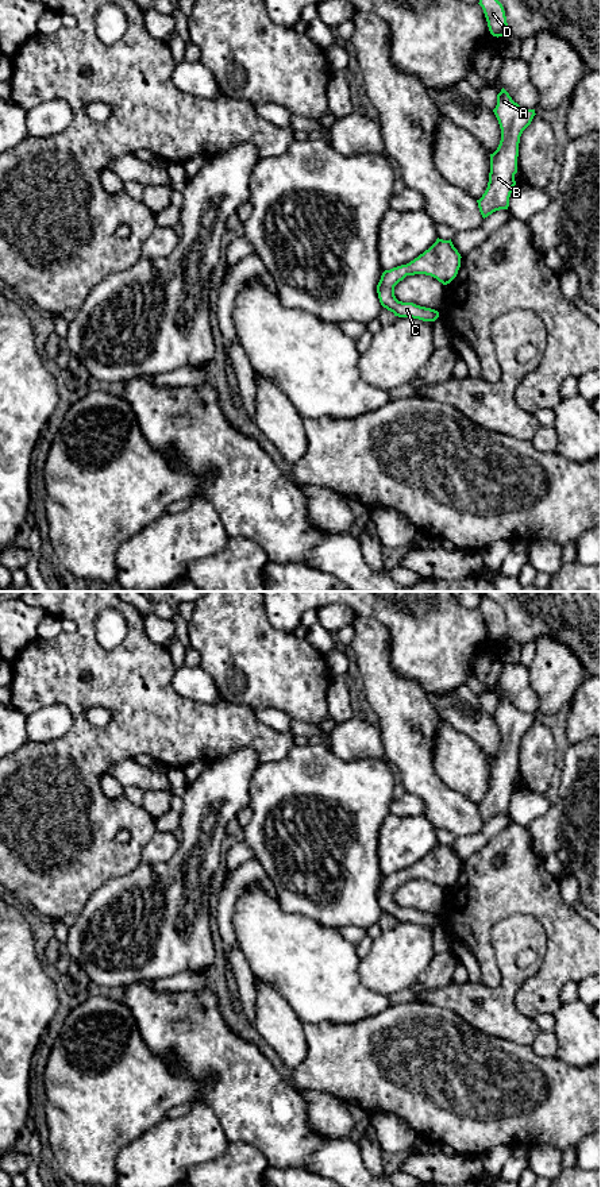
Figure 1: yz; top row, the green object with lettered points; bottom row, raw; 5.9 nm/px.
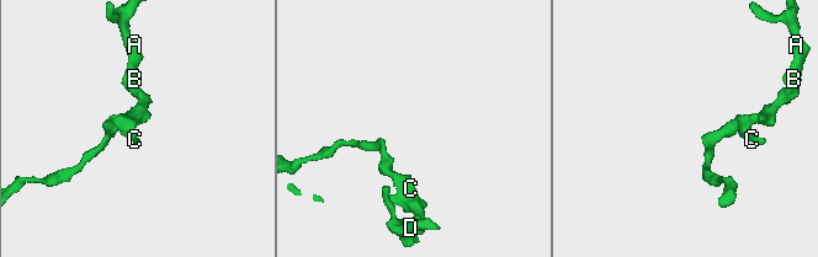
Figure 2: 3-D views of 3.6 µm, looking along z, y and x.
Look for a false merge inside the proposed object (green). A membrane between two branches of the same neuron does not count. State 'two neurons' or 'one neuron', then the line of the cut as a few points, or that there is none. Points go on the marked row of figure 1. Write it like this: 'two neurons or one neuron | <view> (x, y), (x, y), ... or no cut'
one neuron | no cut

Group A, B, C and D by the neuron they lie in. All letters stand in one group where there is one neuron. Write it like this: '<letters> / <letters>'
A B C D

